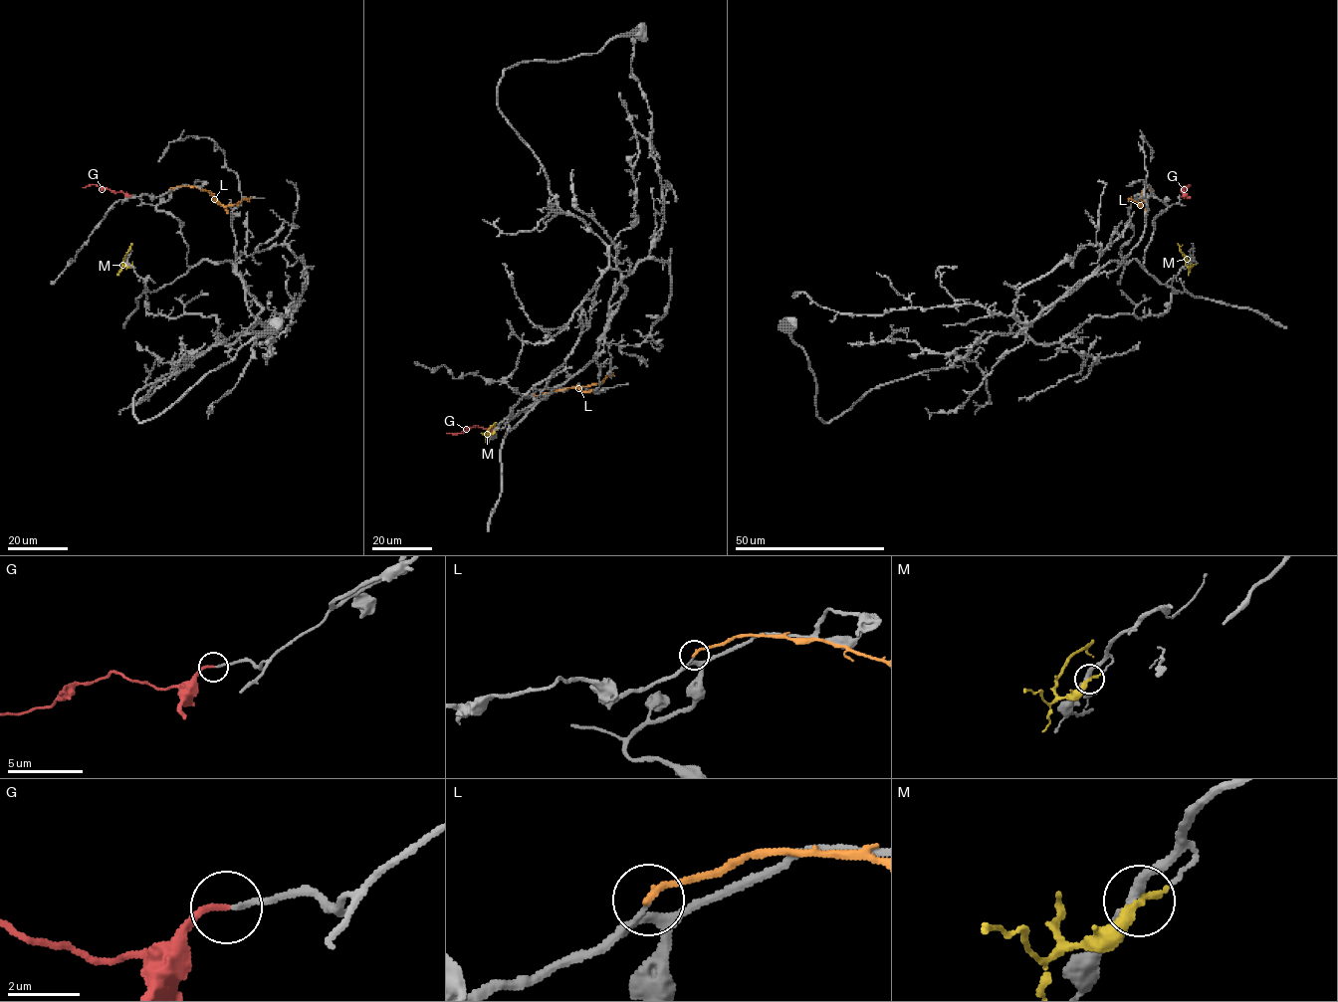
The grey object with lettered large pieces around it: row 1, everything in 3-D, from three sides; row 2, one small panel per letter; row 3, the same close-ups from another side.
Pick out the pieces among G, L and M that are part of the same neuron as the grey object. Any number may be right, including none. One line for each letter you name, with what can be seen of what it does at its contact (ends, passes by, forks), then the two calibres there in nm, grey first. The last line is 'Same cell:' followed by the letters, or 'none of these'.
G: it ends; calibres 140 and 180 nm
Same cell: G

